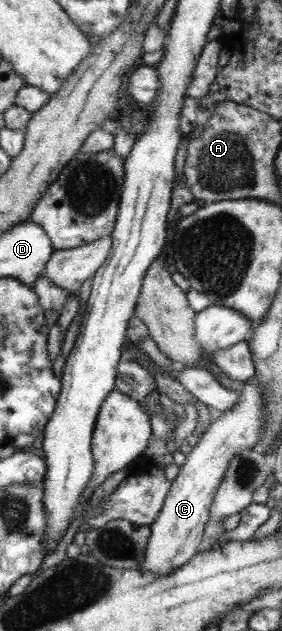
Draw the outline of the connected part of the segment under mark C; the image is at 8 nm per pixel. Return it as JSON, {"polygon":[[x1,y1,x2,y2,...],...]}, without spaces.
{"polygon":[[253,377,246,381,233,409,215,414,207,429,199,435,200,440,184,455,183,464,178,466,177,475,165,494,161,511,157,513,155,521,148,526,150,535,143,563,137,571,165,576,181,568,202,550,203,530,209,519,213,491,219,485,229,458,241,448,253,447,258,440,258,433,264,422,263,408,262,391,258,389,258,383]]}

